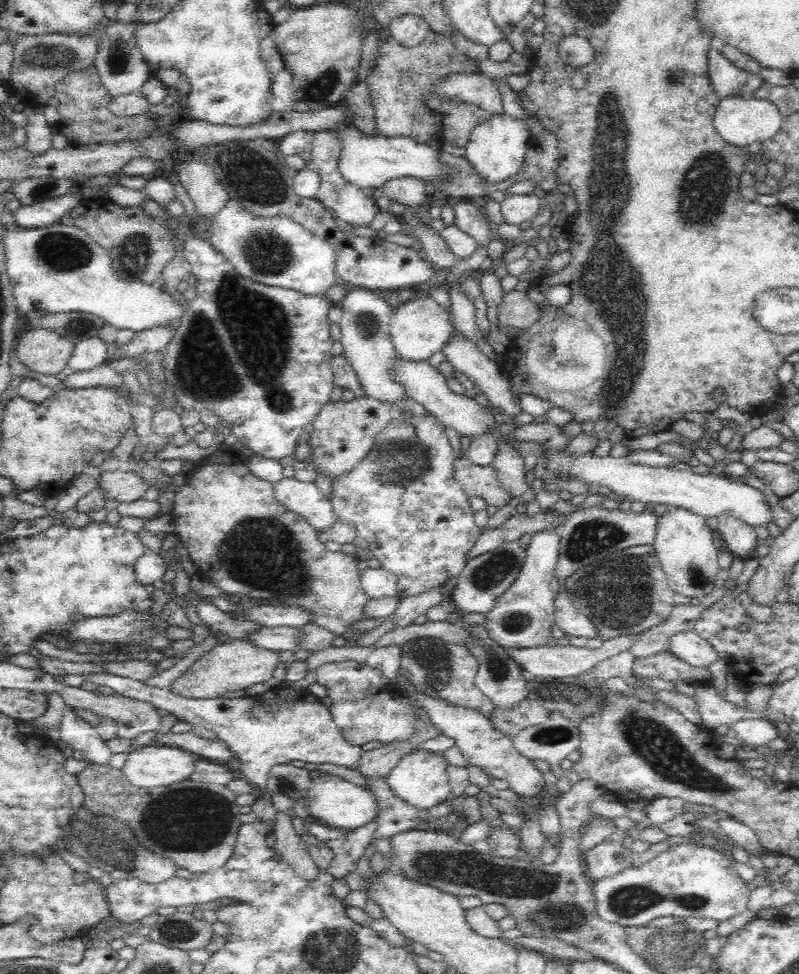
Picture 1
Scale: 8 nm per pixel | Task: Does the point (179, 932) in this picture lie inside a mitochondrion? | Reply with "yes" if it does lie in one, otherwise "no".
yes

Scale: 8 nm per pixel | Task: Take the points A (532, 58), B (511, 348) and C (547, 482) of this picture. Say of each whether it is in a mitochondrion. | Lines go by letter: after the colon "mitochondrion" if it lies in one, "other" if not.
A: other
B: other
C: other

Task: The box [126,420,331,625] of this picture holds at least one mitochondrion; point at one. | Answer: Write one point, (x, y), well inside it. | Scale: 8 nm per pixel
(270, 559)

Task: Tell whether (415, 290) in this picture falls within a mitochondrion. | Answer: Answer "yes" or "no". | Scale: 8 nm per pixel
no

